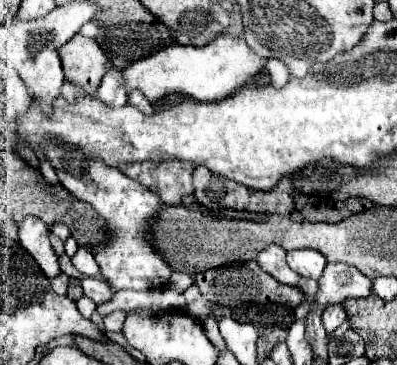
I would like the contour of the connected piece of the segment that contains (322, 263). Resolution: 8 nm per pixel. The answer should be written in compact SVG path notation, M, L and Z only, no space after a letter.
M296 249L288 253L288 265L302 277L320 279L326 267L326 259L314 249Z

